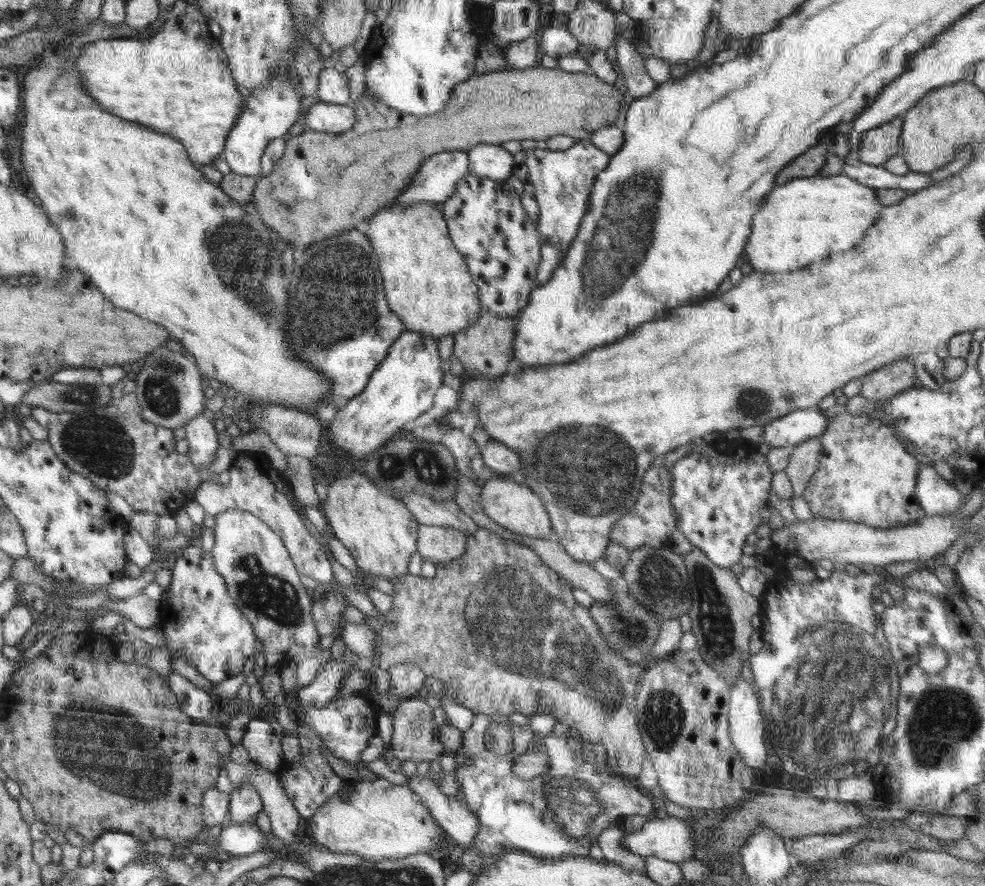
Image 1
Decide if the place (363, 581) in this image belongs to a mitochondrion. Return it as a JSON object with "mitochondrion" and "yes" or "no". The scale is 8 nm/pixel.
{"mitochondrion":"no"}

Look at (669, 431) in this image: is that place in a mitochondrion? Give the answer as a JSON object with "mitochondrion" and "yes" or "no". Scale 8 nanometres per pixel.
{"mitochondrion":"no"}

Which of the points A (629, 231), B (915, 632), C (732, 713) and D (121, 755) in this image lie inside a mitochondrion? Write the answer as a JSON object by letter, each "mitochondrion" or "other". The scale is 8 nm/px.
{"A":"mitochondrion","B":"other","C":"other","D":"mitochondrion"}

